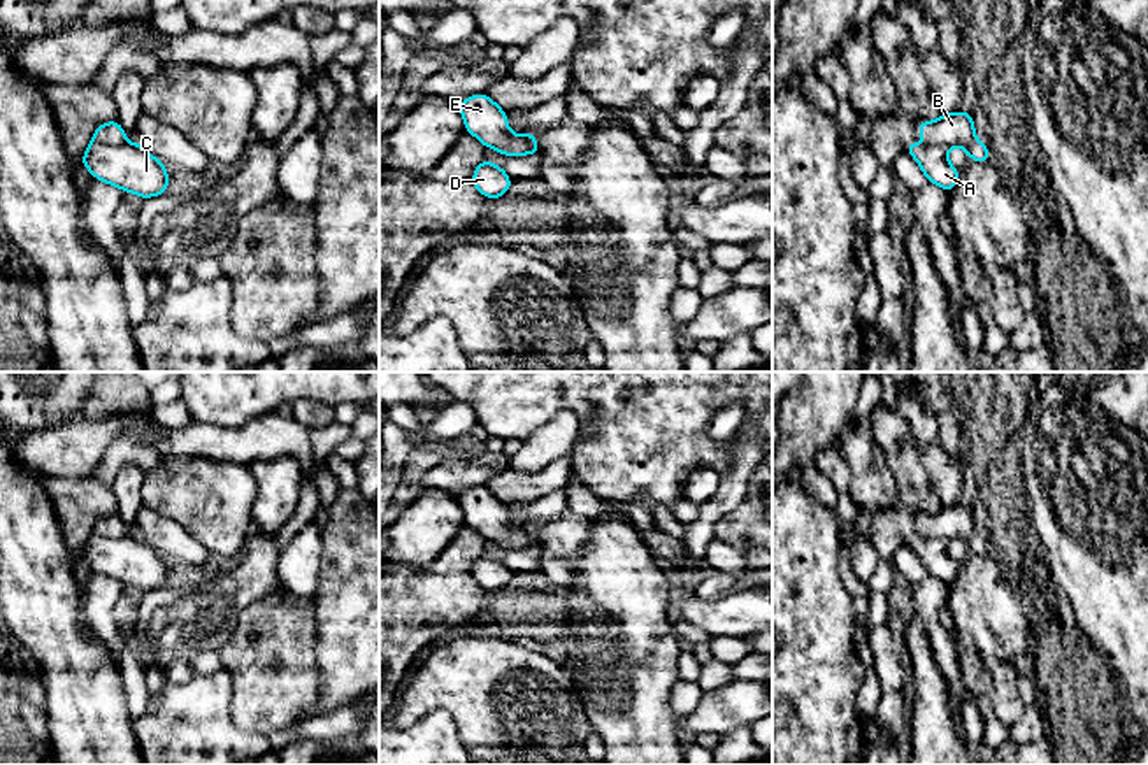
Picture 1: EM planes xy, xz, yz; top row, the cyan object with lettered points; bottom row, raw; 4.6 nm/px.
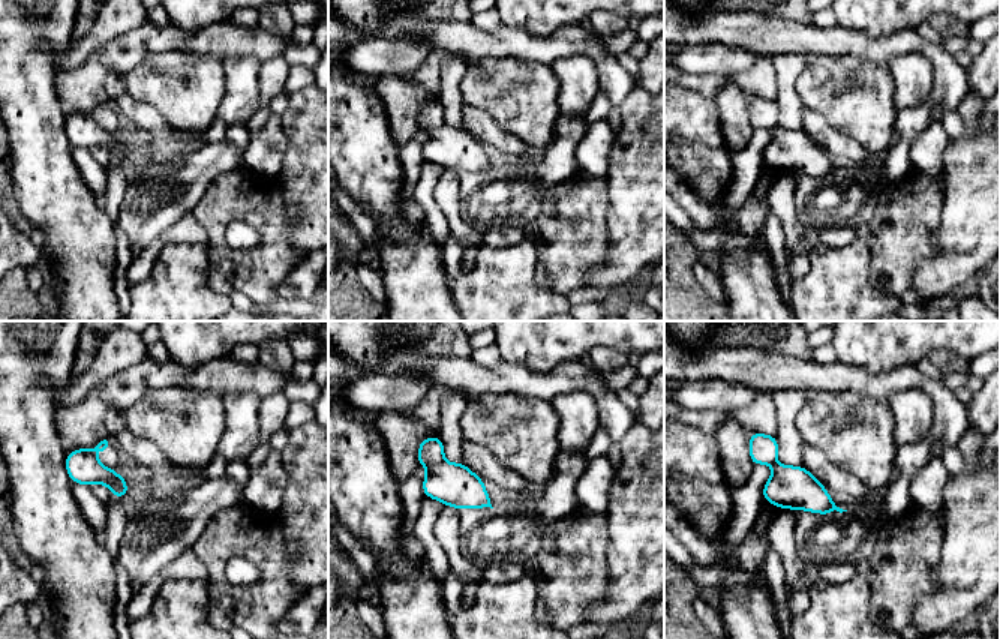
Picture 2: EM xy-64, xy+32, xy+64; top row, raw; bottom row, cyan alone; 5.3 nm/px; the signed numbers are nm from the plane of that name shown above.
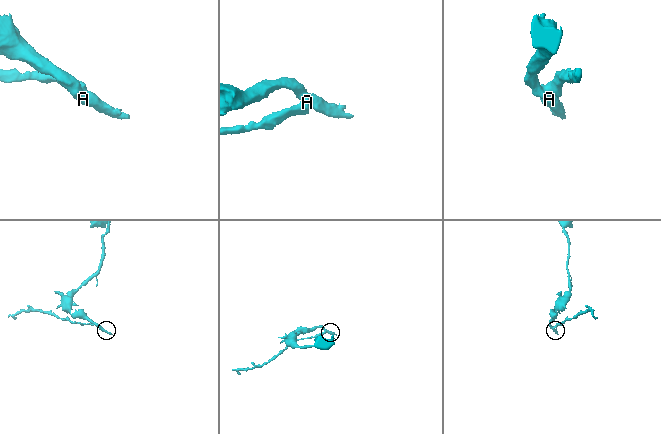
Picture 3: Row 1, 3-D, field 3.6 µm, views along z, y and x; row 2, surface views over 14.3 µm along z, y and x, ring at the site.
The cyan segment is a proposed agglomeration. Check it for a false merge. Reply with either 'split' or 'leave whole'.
split

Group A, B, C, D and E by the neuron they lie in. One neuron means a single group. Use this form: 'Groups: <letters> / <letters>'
Groups: A C E / B D

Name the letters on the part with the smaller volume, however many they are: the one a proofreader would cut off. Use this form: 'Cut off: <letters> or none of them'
Cut off: B, D

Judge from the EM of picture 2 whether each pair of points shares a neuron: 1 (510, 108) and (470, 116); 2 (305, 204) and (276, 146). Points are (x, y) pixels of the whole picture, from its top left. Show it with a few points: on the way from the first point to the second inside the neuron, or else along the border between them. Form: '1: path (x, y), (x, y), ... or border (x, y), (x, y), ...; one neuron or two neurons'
1: border (465, 102), (485, 110), (501, 126), (514, 134); two neurons
2: border (282, 122), (288, 149), (275, 179); two neurons

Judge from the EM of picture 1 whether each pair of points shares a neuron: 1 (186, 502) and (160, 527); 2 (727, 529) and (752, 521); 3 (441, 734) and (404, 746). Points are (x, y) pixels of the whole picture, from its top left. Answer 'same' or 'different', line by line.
1: different
2: same
3: same

